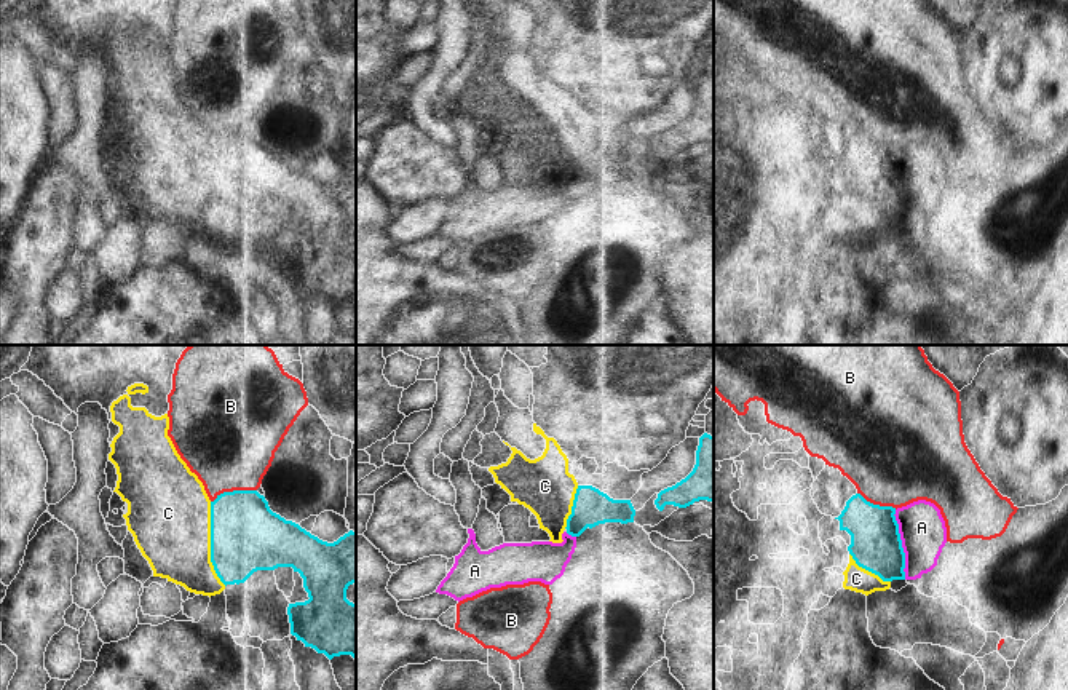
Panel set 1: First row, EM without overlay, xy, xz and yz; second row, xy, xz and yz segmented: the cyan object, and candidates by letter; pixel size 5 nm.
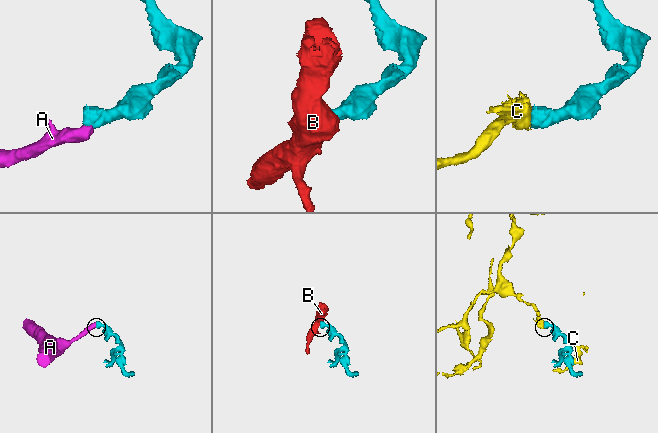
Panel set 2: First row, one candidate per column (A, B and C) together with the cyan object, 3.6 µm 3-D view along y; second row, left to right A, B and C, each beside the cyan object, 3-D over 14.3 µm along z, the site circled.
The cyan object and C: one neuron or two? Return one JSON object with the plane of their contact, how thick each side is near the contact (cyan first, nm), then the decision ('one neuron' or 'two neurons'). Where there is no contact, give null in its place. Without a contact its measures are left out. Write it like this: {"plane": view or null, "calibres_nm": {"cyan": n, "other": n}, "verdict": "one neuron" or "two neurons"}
{"plane": "xy", "calibres_nm": {"cyan": 360, "other": 420}, "verdict": "one neuron"}

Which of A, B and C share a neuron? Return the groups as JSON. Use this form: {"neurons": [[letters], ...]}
{"neurons": [["A"], ["B"], ["C"]]}

